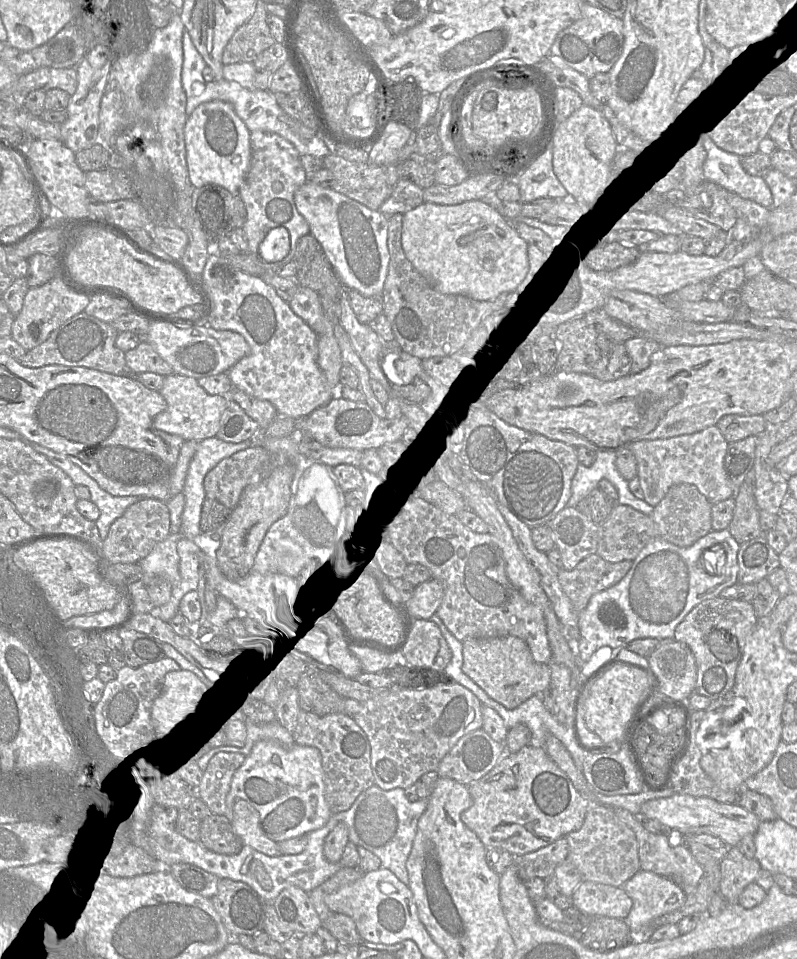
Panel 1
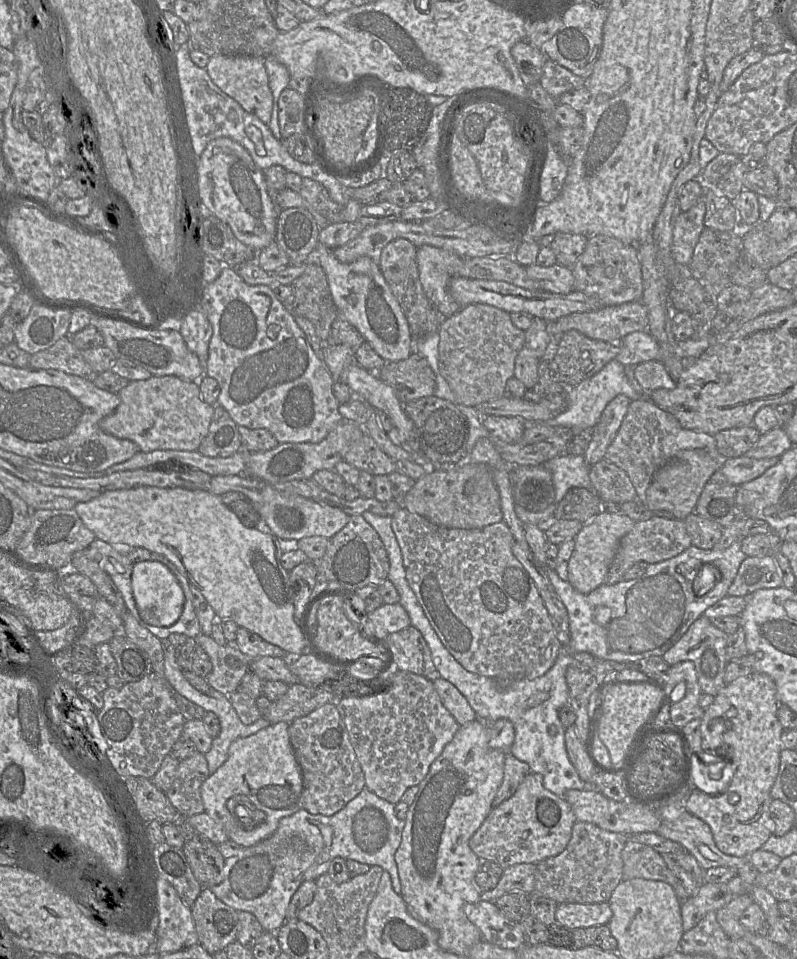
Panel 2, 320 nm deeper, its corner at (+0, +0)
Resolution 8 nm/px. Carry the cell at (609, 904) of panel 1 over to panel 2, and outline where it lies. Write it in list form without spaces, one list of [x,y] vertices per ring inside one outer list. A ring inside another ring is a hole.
[[[561,903],[555,912],[555,919],[570,930],[607,925],[612,918],[609,903]]]

